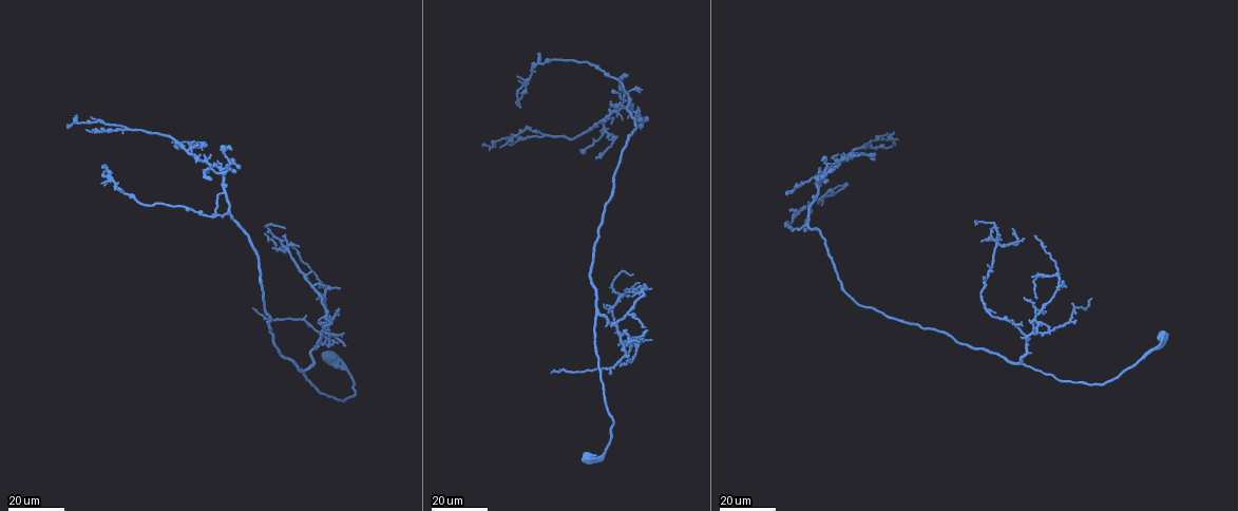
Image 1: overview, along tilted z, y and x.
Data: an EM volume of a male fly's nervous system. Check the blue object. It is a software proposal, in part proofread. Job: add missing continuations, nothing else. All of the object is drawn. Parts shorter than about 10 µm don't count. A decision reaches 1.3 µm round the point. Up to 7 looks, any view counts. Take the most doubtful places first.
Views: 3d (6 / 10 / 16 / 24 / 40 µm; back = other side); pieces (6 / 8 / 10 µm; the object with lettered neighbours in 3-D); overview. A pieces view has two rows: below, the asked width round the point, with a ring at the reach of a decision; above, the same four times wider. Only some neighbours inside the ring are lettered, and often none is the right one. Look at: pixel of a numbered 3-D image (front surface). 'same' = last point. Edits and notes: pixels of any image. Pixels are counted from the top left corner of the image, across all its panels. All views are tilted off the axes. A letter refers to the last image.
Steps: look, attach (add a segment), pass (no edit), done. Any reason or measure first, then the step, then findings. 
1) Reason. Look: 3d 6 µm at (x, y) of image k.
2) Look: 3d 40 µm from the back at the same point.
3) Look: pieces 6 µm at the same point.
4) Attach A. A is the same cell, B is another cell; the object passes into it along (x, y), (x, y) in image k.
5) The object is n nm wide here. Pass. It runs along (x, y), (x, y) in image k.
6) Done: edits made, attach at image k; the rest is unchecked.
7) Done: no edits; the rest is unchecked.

End of a long branch. Look: 3d 24 µm at (484, 145) of image 1.

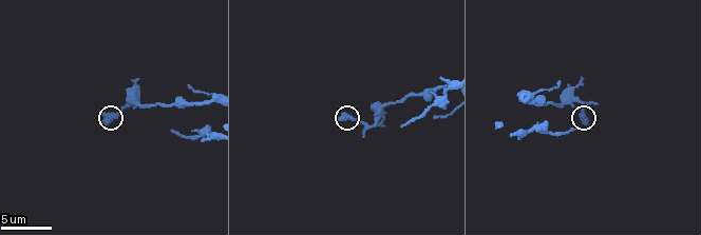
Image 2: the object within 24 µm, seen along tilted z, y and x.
What lies round it. Look: pieces 8 µm at (340, 119) of image 2.

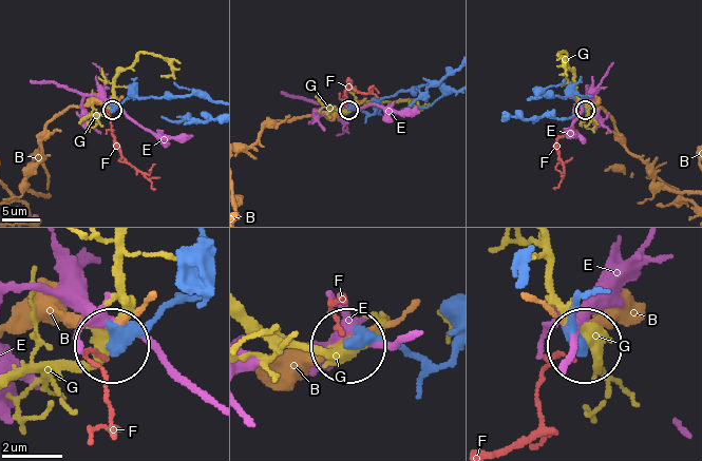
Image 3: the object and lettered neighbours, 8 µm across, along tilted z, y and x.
The object is 440 nm wide here. Pass. B, E, F and G are other cells; it runs along (580, 300), (574, 319), (584, 344) in image 3; no lettered segment goes on from it.

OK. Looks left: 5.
End of a long branch. Look: pieces 10 µm at (574, 126) of image 2.

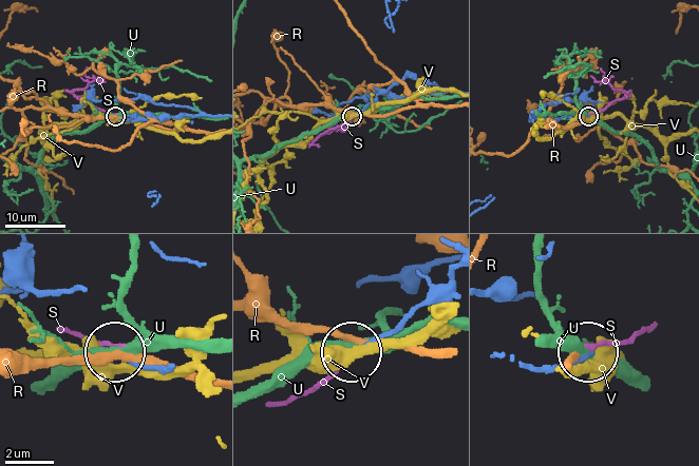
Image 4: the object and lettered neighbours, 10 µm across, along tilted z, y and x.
Pass. R, S, U and V are other cells; it runs along (192, 115), (139, 119), (115, 116) in image 4; no lettered segment goes on from it.

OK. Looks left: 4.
Tapers out. Look: 3d 24 µm at (345, 344) of image 1.

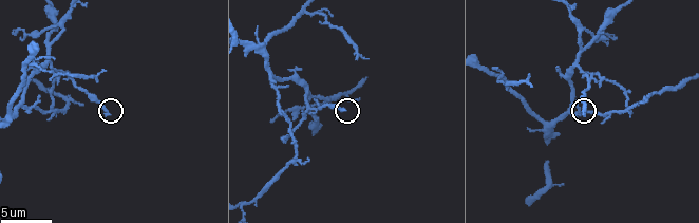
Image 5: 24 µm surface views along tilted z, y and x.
Look: pieces 6 µm at (345, 108) of image 5.

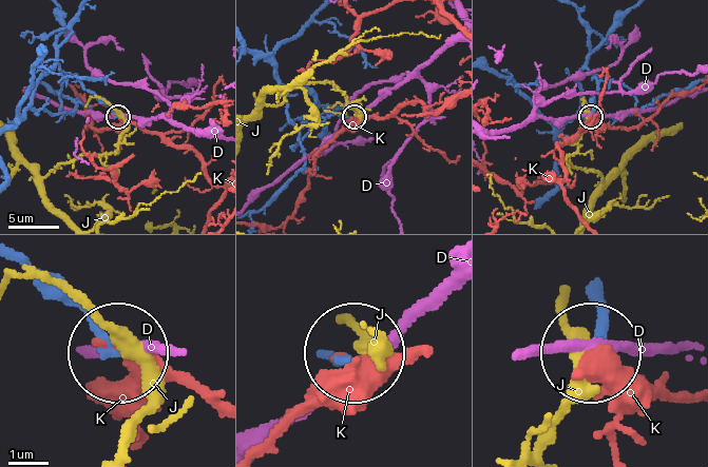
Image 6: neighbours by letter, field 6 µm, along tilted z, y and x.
The object is 170 nm wide here. Pass. D, J and K are other cells; it runs along (20, 256), (110, 353) in image 6; none of them fits.

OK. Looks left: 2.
Done: no edits; the rest is unchecked.

